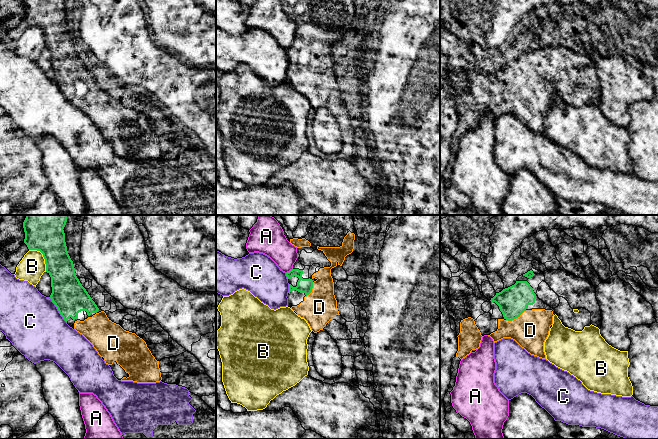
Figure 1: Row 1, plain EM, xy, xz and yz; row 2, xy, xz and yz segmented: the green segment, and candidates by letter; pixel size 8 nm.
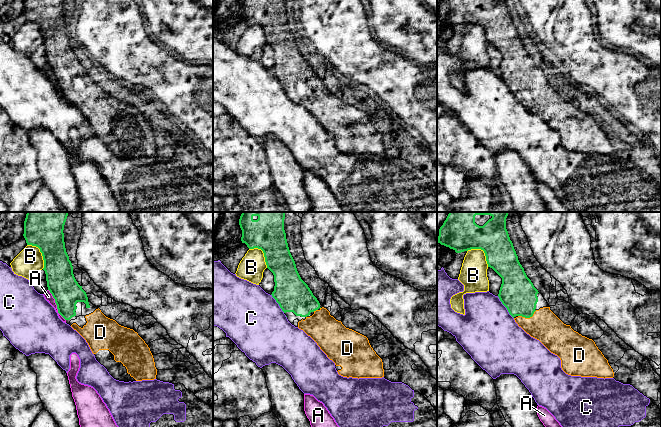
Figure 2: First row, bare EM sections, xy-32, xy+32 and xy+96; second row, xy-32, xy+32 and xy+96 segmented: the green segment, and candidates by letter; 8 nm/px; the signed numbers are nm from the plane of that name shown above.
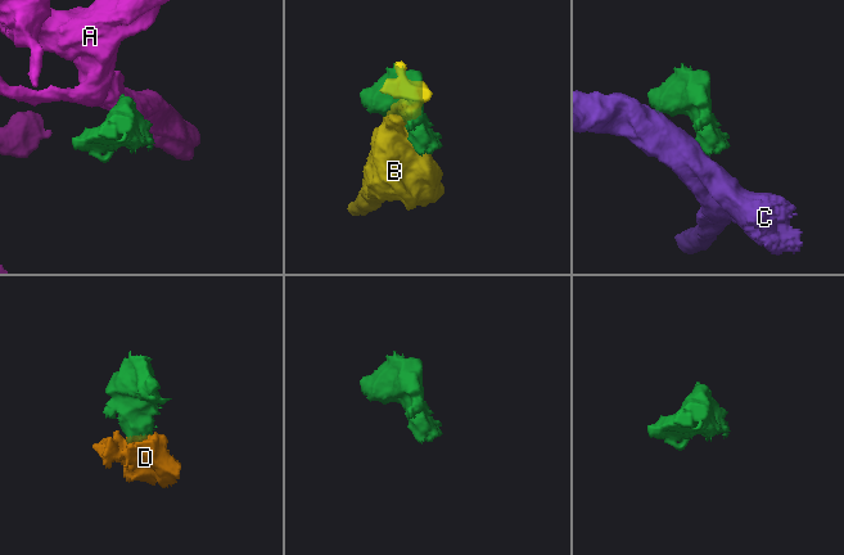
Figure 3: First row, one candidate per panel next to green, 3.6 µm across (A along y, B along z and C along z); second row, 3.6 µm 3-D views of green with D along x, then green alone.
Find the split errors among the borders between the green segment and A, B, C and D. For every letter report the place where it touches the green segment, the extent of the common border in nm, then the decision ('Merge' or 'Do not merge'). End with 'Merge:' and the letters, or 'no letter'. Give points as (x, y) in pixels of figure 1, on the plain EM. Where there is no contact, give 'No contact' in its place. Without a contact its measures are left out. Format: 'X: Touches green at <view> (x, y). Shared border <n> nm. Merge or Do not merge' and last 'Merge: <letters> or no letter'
A: Touches green at xz (290, 46). Shared border 70 nm. Do not merge
B: Touches green at xy (43, 32). Shared border 240 nm. Do not merge
C: Touches green at xy (58, 86). Shared border 260 nm. Do not merge
D: Touches green at yz (516, 93). Shared border 190 nm. Merge
Merge: D

